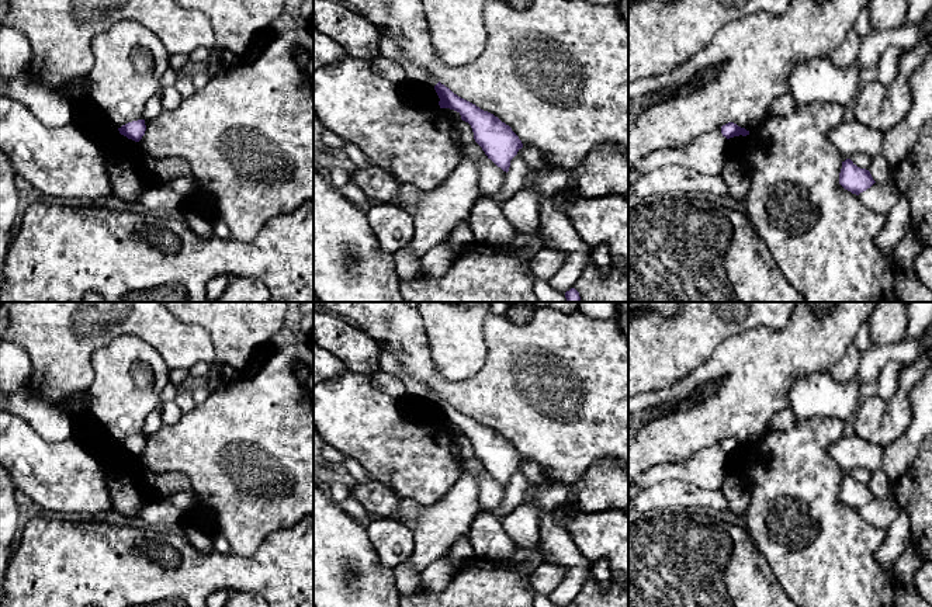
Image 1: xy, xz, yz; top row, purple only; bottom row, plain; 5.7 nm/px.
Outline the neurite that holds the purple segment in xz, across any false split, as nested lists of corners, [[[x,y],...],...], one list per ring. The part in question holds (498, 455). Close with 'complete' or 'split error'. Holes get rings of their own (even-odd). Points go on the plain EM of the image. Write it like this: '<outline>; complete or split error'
[[[440,396],[434,400],[434,405],[440,413],[440,423],[457,426],[461,434],[471,440],[474,454],[482,462],[488,474],[507,488],[510,475],[523,462],[522,455],[512,443],[493,429],[458,412]]]; complete

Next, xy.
[[[145,434],[128,437],[121,443],[118,443],[118,445],[121,450],[127,451],[128,454],[139,457],[146,445]]]; complete

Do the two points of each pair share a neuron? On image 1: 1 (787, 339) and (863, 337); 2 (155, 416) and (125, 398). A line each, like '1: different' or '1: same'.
1: different
2: different

